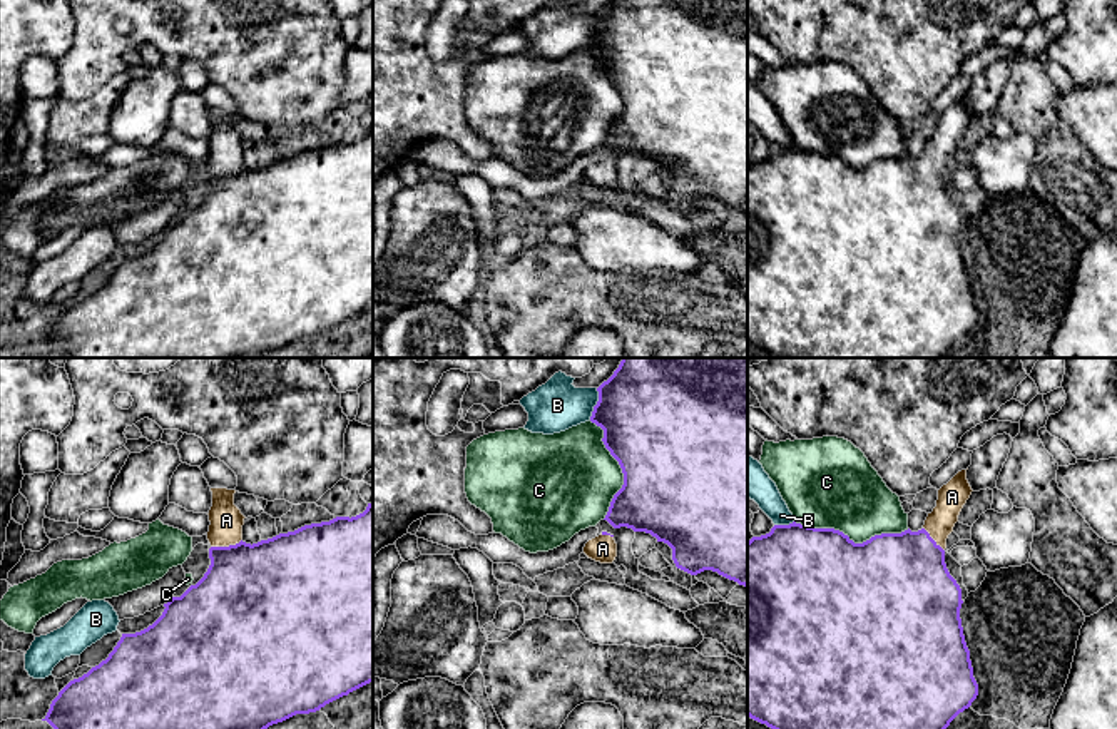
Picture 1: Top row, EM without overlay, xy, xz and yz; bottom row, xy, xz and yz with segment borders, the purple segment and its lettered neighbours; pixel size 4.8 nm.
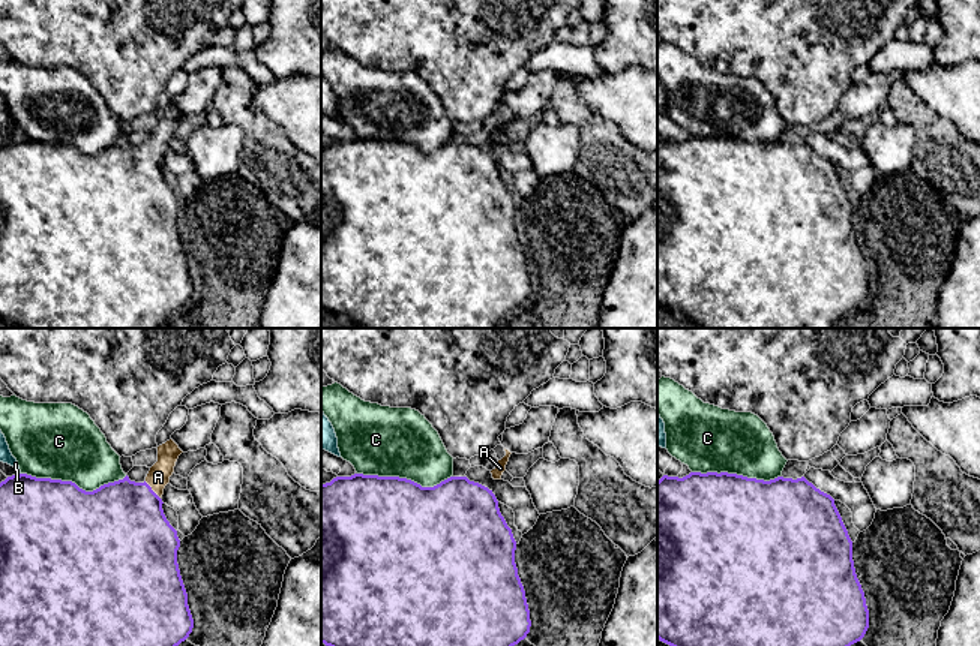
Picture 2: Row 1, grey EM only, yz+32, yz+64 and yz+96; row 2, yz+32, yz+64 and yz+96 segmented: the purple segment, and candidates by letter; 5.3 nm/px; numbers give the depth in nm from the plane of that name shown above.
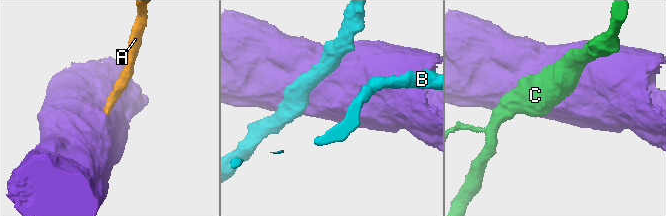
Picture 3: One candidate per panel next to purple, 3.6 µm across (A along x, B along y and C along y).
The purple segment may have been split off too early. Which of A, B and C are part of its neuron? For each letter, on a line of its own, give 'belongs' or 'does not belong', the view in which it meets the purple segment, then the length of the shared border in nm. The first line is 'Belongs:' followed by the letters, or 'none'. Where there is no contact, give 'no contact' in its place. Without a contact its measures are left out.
Belongs: A
A: belongs; meets purple in xy; contact 160 nm long
B: does not belong; meets purple in xz; contact 160 nm long
C: does not belong; meets purple in yz; contact 550 nm long

